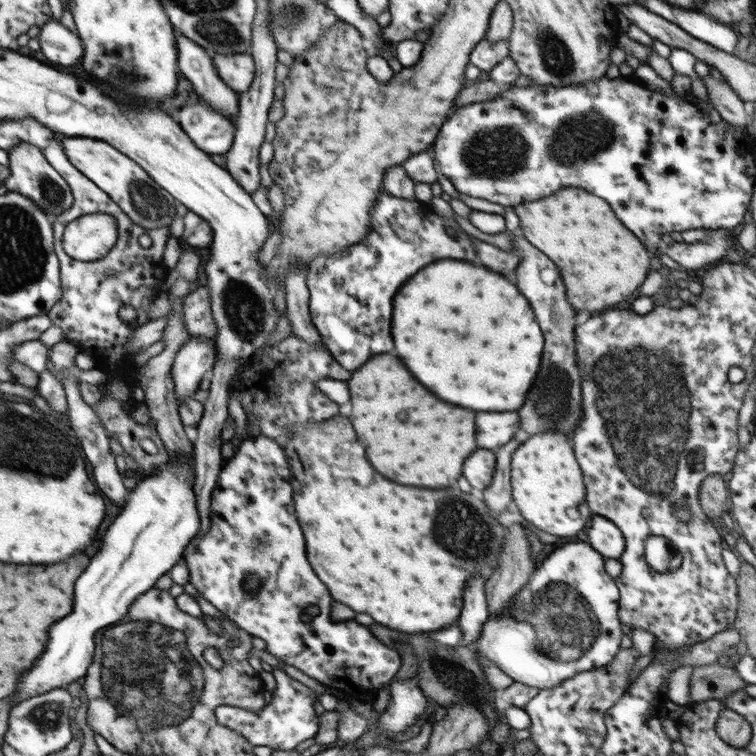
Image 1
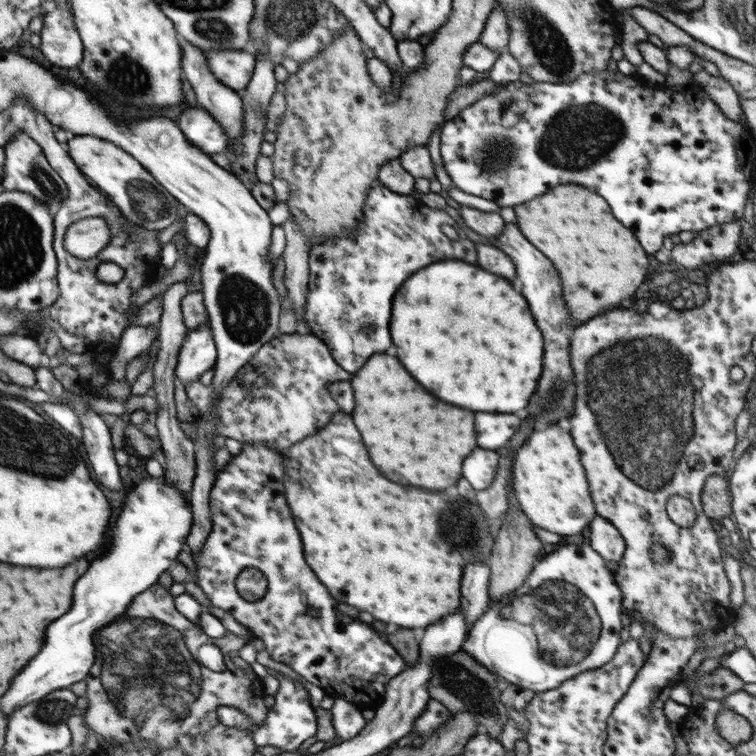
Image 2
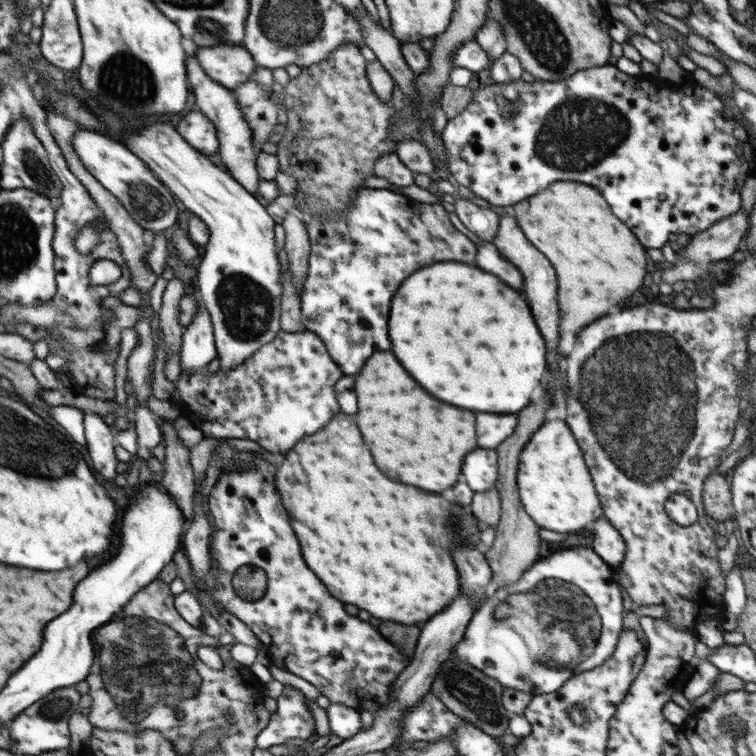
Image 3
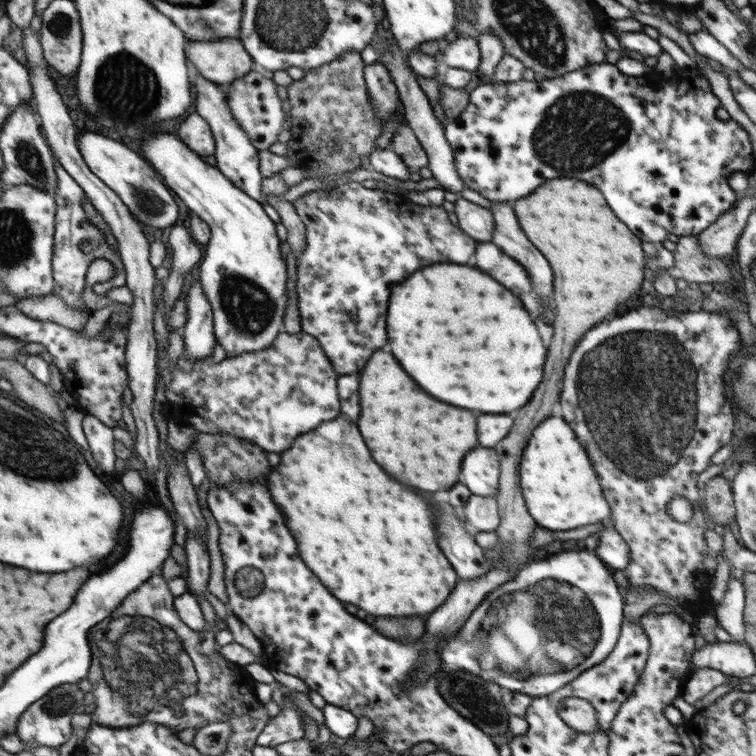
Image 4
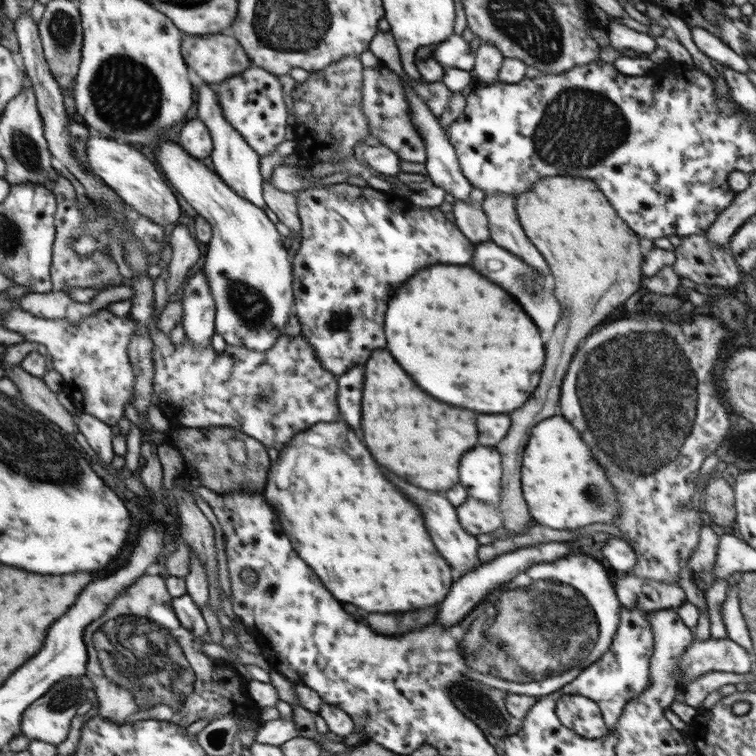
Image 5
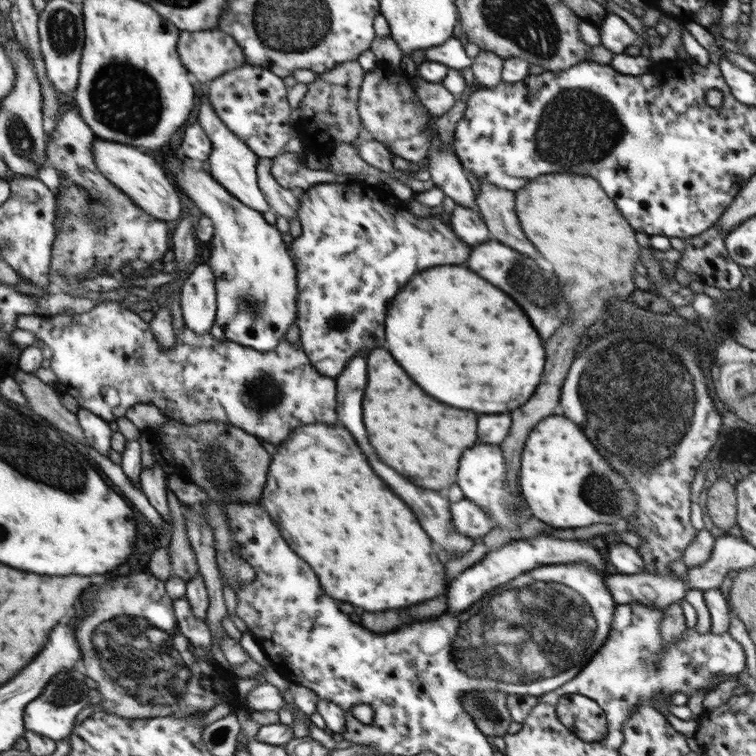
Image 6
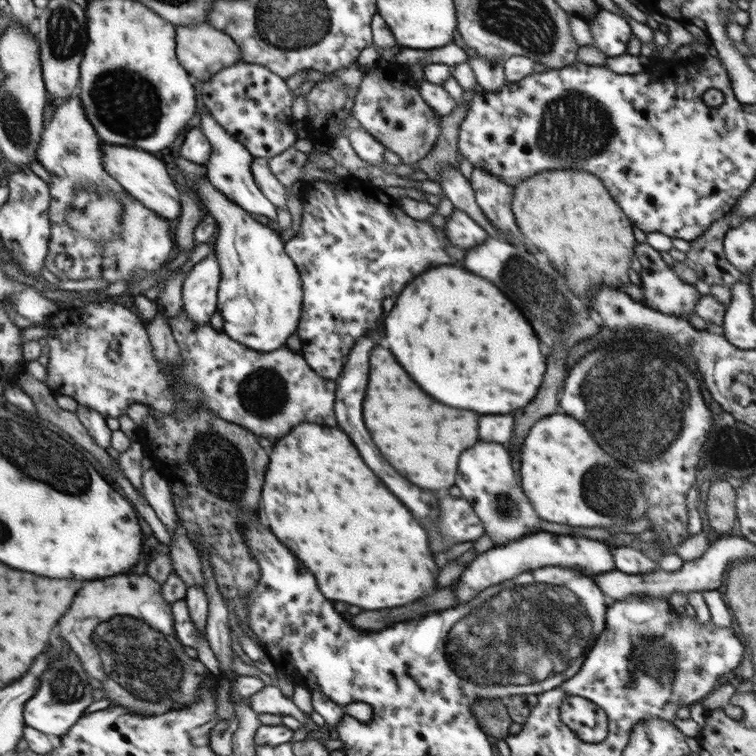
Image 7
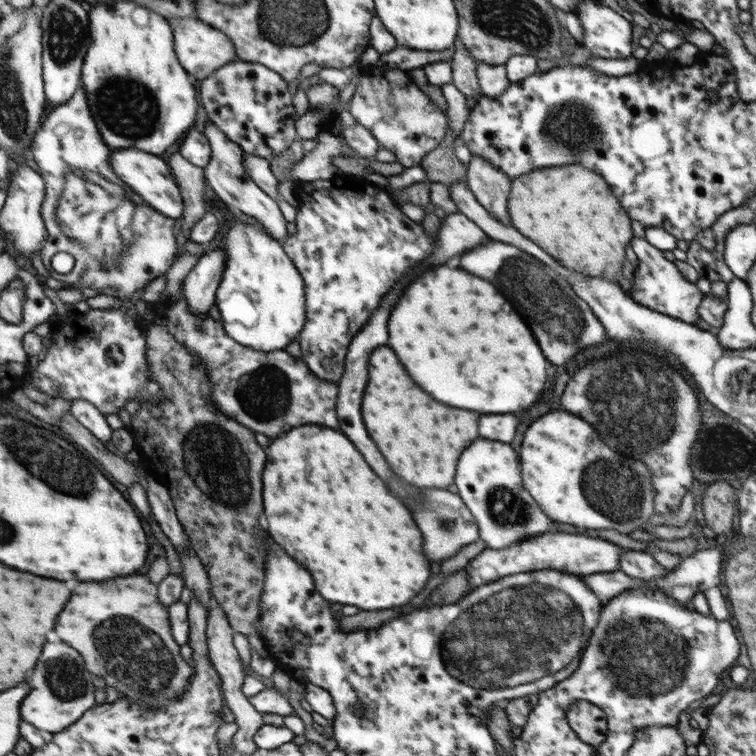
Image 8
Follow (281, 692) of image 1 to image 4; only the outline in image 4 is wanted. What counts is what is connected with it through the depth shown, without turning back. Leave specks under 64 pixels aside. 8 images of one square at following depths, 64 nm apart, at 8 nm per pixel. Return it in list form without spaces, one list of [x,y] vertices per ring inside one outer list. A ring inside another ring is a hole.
[[[284,696],[284,705],[274,718],[268,719],[268,724],[258,735],[257,745],[276,747],[278,744],[304,737],[303,712],[289,697]]]

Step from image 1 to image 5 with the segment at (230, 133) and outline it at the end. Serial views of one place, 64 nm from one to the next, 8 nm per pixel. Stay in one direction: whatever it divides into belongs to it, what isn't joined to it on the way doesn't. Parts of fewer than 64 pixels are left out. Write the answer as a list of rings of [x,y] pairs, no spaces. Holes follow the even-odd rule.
[[[198,116],[186,121],[186,126],[180,132],[179,146],[194,159],[202,160],[211,156],[213,143],[206,124]]]

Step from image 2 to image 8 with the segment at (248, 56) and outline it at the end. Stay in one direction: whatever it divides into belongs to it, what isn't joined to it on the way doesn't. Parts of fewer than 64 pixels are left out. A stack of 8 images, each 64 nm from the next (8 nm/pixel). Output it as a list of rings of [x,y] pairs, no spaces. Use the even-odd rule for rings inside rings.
[[[170,17],[167,20],[174,34],[174,50],[180,64],[193,79],[205,79],[220,67],[238,60],[232,40],[221,30],[198,20],[197,17]]]

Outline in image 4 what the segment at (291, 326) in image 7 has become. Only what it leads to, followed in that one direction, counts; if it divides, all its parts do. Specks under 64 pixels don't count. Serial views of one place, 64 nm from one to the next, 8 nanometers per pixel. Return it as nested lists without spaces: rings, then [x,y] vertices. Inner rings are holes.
[[[158,134],[148,142],[142,142],[145,160],[155,169],[168,188],[174,190],[182,202],[208,223],[210,240],[205,244],[204,260],[200,268],[200,283],[212,305],[215,340],[226,351],[226,357],[256,352],[272,345],[283,332],[284,310],[288,304],[288,266],[287,257],[280,251],[280,238],[275,223],[268,217],[262,205],[246,195],[230,178],[208,165],[202,158],[187,148],[179,138],[172,134]]]

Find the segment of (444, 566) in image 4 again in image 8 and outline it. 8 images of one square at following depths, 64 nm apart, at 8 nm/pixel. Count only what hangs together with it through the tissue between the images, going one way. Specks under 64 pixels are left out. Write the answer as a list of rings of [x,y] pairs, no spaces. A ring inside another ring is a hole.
[[[298,426],[298,428],[292,428],[288,434],[282,434],[280,440],[278,438],[272,440],[272,444],[266,448],[266,454],[268,454],[268,464],[264,466],[264,474],[262,474],[262,478],[264,478],[264,527],[269,536],[276,541],[280,548],[284,548],[284,552],[290,558],[296,558],[296,562],[300,562],[300,566],[304,566],[304,570],[308,570],[312,574],[316,590],[320,592],[320,596],[324,600],[338,602],[338,604],[350,604],[350,606],[356,606],[362,610],[380,610],[380,608],[392,608],[392,606],[406,604],[410,598],[414,598],[414,594],[418,594],[422,590],[422,586],[430,578],[430,562],[426,560],[426,556],[422,552],[420,530],[414,524],[408,508],[394,494],[390,494],[386,484],[372,472],[372,468],[364,462],[362,454],[354,448],[354,444],[344,434],[340,434],[332,428],[322,430],[322,426]]]

